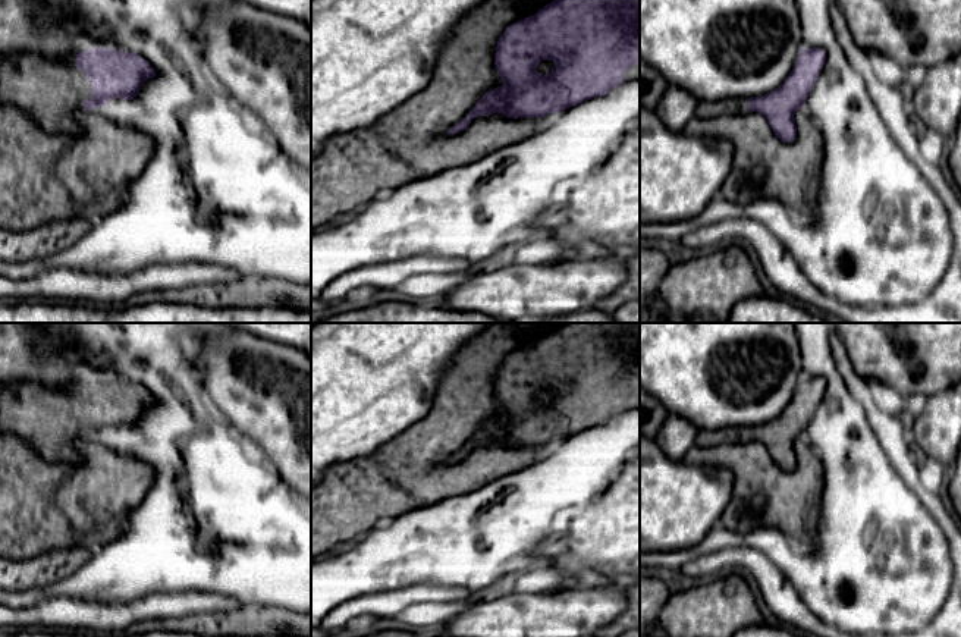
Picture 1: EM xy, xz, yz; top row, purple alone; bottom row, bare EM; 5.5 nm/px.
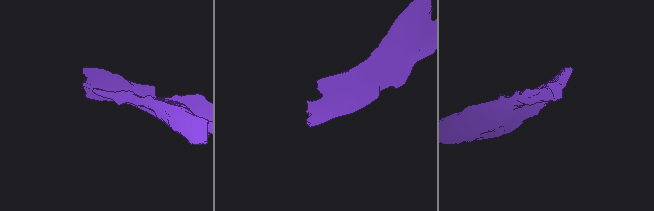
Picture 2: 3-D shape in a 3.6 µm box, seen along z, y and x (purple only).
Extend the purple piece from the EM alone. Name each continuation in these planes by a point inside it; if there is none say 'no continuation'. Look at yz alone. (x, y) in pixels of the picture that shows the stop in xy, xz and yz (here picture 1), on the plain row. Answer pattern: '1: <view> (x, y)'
1: yz (732, 435)

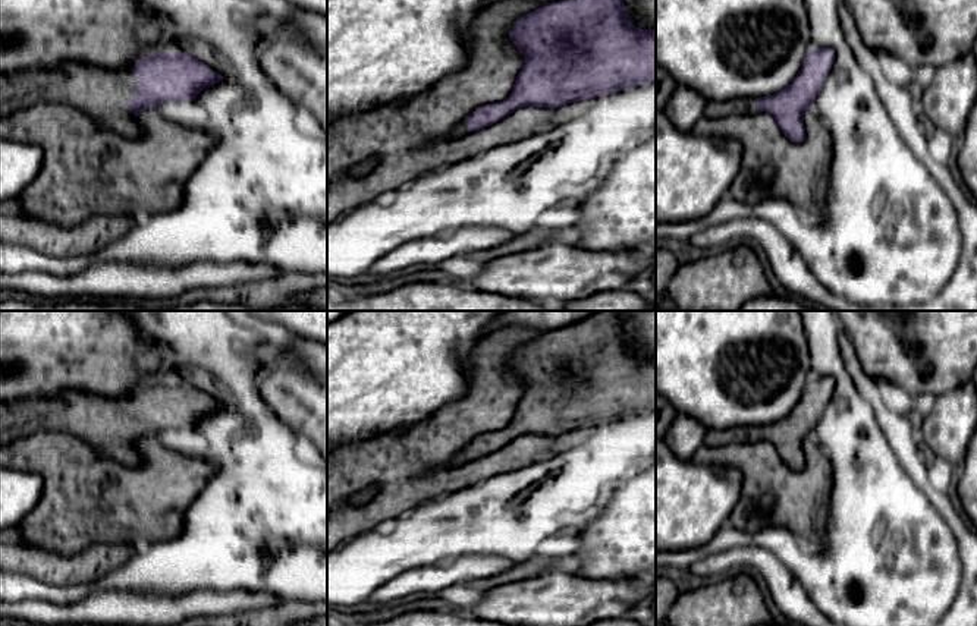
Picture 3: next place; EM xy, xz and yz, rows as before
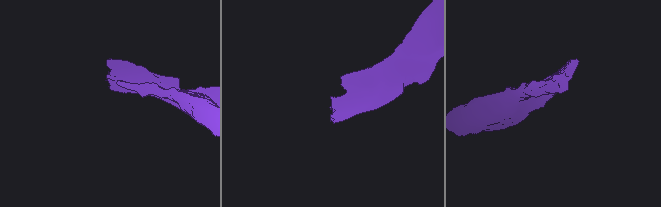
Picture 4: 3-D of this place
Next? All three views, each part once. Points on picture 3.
1: xy (104, 422)

